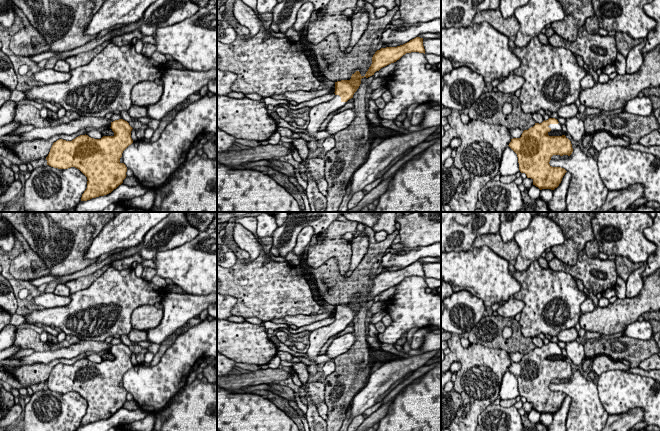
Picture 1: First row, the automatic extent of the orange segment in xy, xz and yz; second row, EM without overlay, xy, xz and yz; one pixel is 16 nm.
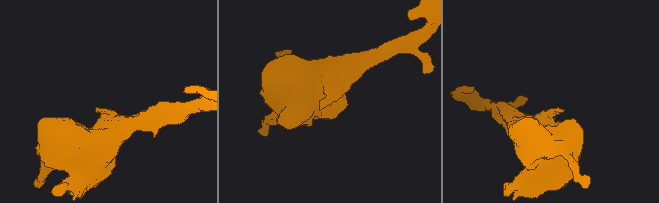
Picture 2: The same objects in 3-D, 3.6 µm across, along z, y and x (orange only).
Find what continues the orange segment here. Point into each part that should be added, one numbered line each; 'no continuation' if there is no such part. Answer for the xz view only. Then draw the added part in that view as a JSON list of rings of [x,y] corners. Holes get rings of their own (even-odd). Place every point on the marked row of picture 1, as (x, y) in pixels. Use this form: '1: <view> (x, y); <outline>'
1: xz (317, 114); [[[335,95],[335,97],[330,101],[316,105],[310,109],[310,121],[306,128],[308,135],[311,138],[310,141],[306,141],[306,145],[310,153],[317,150],[317,139],[315,134],[319,132],[321,124],[325,121],[330,113],[342,108],[346,103],[347,102],[341,101],[341,97],[339,95]]]

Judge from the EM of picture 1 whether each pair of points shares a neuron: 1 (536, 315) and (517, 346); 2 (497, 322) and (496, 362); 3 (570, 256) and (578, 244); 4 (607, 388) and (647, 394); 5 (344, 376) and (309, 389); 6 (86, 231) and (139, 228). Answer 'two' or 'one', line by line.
1: two
2: two
3: one
4: one
5: two
6: two

